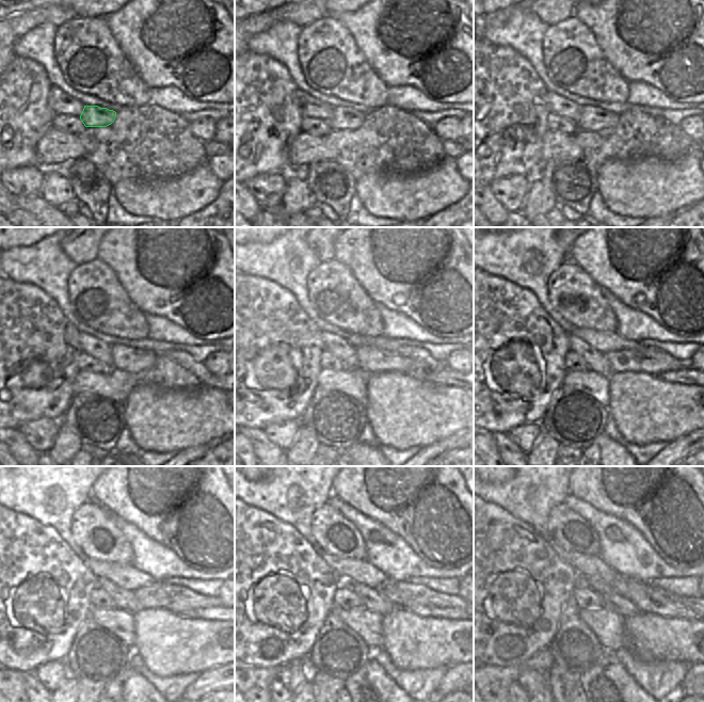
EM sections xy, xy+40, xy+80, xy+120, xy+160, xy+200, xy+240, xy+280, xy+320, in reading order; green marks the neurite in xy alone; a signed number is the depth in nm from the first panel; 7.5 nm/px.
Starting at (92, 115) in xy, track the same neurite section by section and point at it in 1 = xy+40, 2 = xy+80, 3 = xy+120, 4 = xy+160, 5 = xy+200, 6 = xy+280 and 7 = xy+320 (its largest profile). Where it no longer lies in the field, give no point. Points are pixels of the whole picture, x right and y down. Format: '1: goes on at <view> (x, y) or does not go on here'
1: goes on at xy+40 (349, 118)
2: goes on at xy+80 (591, 118)
3: goes on at xy+120 (126, 359)
4: goes on at xy+160 (405, 359)
5: goes on at xy+200 (651, 360)
6: goes on at xy+280 (404, 594)
7: goes on at xy+320 (690, 602)

